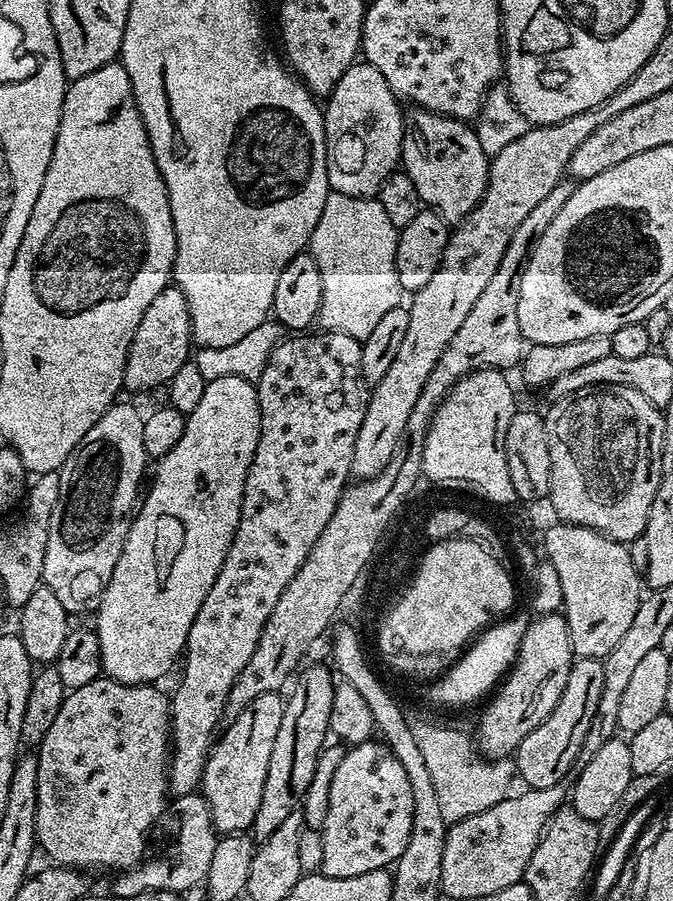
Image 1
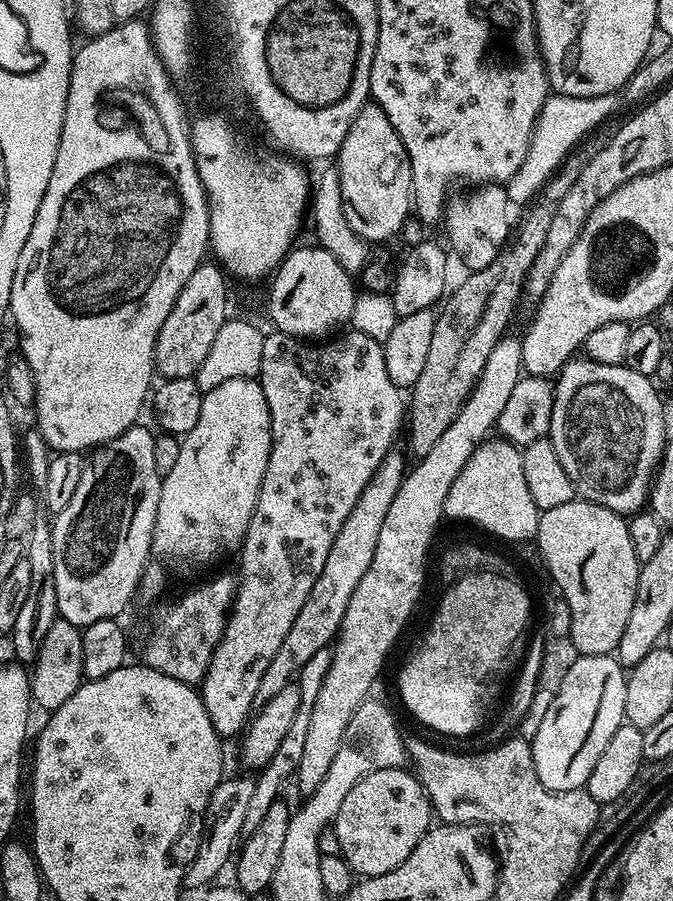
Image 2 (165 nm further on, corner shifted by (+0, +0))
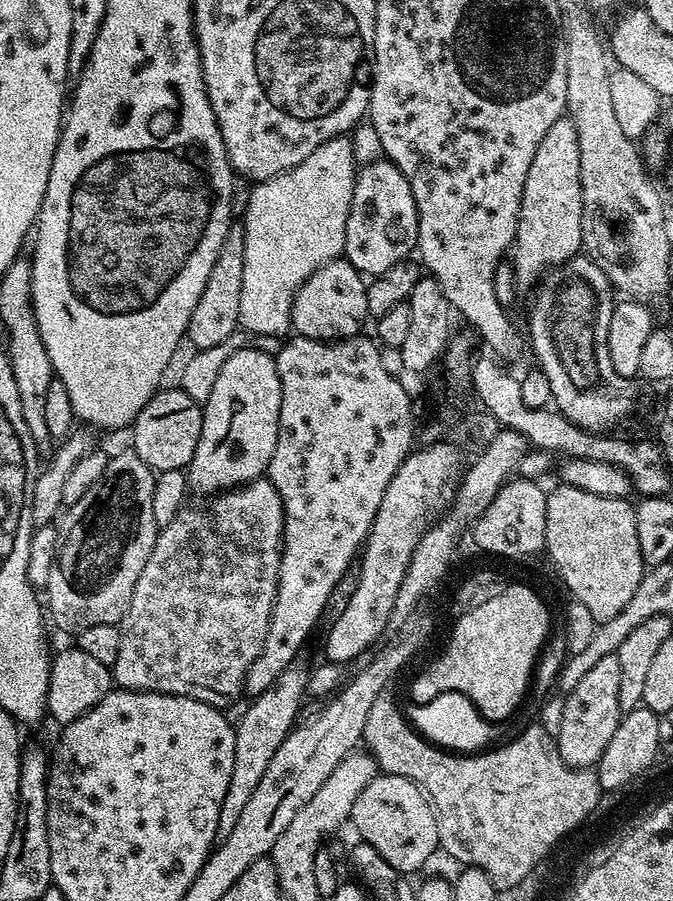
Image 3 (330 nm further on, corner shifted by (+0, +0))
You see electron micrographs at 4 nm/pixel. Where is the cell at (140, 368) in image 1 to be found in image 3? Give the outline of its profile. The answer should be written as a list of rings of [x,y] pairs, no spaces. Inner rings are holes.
[[[233,226],[226,234],[226,242],[222,242],[222,250],[218,254],[218,262],[214,262],[214,270],[210,270],[210,278],[206,278],[206,290],[202,290],[202,298],[198,298],[194,314],[190,314],[186,340],[193,344],[193,349],[218,346],[218,342],[226,342],[226,338],[237,335],[240,328],[238,302],[242,302],[242,254],[245,252],[244,229]]]

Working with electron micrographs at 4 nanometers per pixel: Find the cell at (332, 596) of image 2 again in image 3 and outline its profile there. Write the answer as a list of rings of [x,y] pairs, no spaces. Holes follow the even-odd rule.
[[[293,666],[282,670],[278,678],[262,694],[251,697],[248,709],[235,721],[236,737],[234,738],[234,771],[230,773],[230,786],[226,790],[226,798],[222,798],[222,810],[218,810],[217,837],[223,838],[234,830],[234,825],[246,807],[246,802],[254,794],[258,782],[262,782],[262,774],[270,766],[270,758],[278,754],[278,746],[286,742],[298,723],[296,715],[300,712],[300,699],[305,699],[308,690],[309,669]]]

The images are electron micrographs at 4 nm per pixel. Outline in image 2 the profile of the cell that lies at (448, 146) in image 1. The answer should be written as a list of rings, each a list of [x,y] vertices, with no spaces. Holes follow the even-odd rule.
[[[490,184],[469,192],[472,192],[469,196],[453,195],[449,199],[442,217],[442,228],[448,231],[447,243],[450,248],[452,243],[451,251],[460,255],[469,273],[474,273],[485,270],[499,257],[509,243],[514,222],[512,226],[507,187]]]

